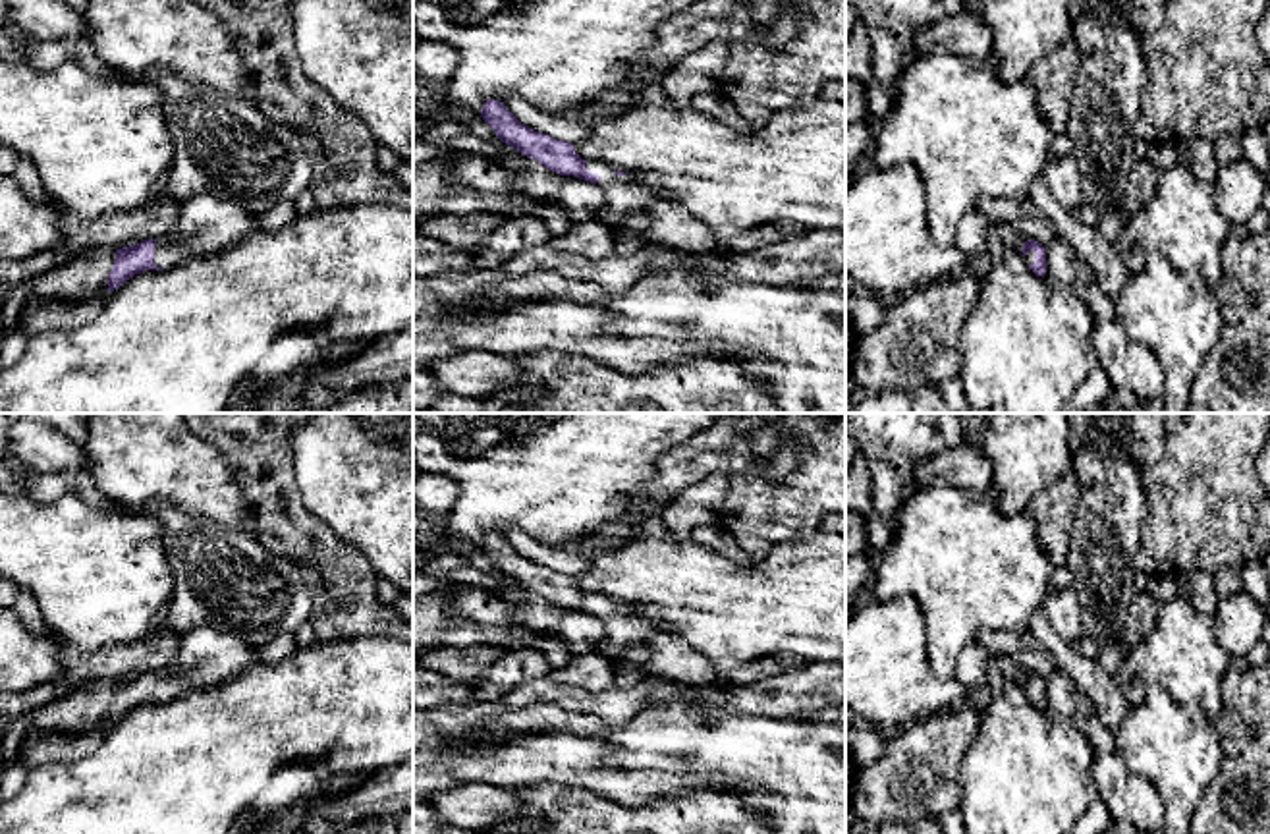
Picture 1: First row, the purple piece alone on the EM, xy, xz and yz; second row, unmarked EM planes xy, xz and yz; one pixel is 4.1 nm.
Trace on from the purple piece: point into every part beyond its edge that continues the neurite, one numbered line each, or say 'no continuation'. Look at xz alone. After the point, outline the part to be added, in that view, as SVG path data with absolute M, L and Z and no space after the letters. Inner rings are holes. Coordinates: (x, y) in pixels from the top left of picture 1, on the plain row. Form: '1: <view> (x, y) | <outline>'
1: xz (624, 626) | M589 593L587 602L600 608L598 618L606 629L602 651L608 654L616 654L631 643L650 643L660 633L672 633L670 627L660 627L635 608L618 608L608 595Z

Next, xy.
1: xy (207, 655) | M208 626L181 631L176 660L156 672L154 697L172 701L191 687L222 683L262 662L255 649L241 637Z

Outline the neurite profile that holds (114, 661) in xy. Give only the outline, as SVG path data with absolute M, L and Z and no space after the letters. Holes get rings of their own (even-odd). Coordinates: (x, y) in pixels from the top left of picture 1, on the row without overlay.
M168 626L160 633L149 633L133 643L100 645L91 654L62 645L60 660L66 672L27 691L0 691L0 714L17 718L93 681L122 681L145 672L160 672L176 660L179 633Z

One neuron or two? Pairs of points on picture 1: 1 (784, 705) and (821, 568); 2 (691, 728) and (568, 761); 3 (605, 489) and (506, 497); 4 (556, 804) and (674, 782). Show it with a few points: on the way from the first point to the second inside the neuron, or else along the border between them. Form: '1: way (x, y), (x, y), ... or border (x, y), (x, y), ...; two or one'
1: border (805, 663), (825, 665); two
2: border (564, 734), (599, 736), (607, 765), (647, 773); two
3: way (579, 489), (531, 489); one
4: border (558, 784), (585, 788), (626, 806), (647, 806); two

